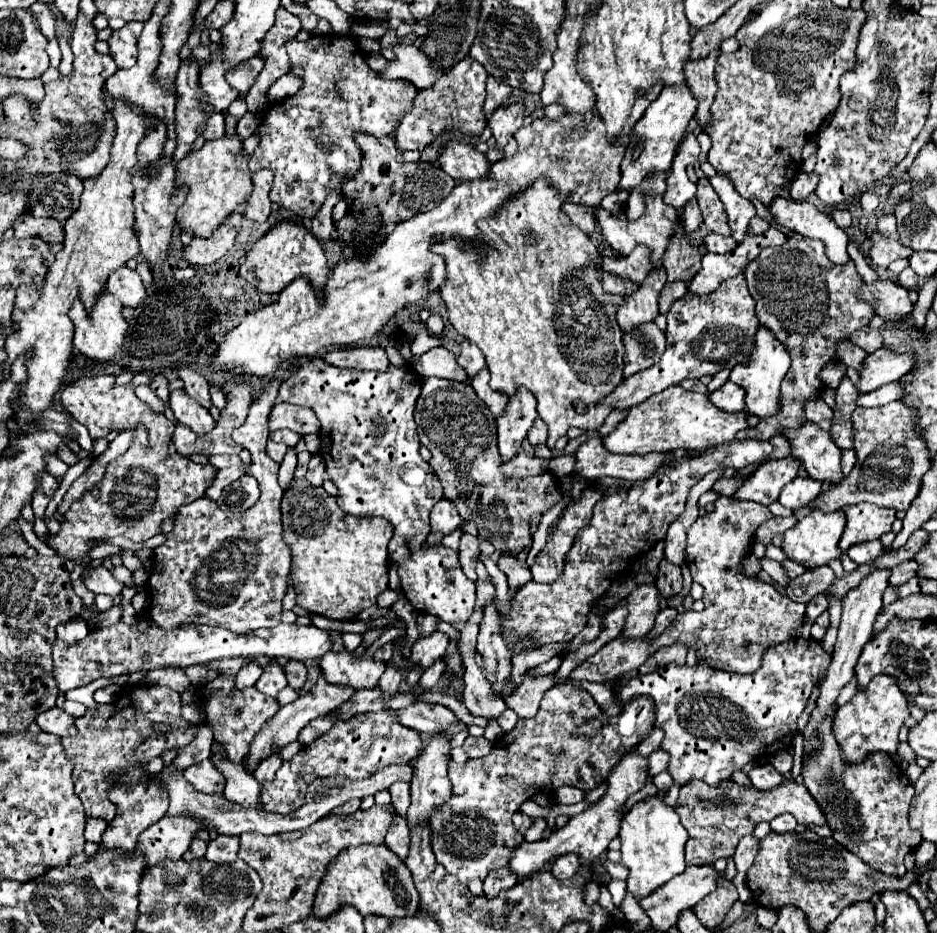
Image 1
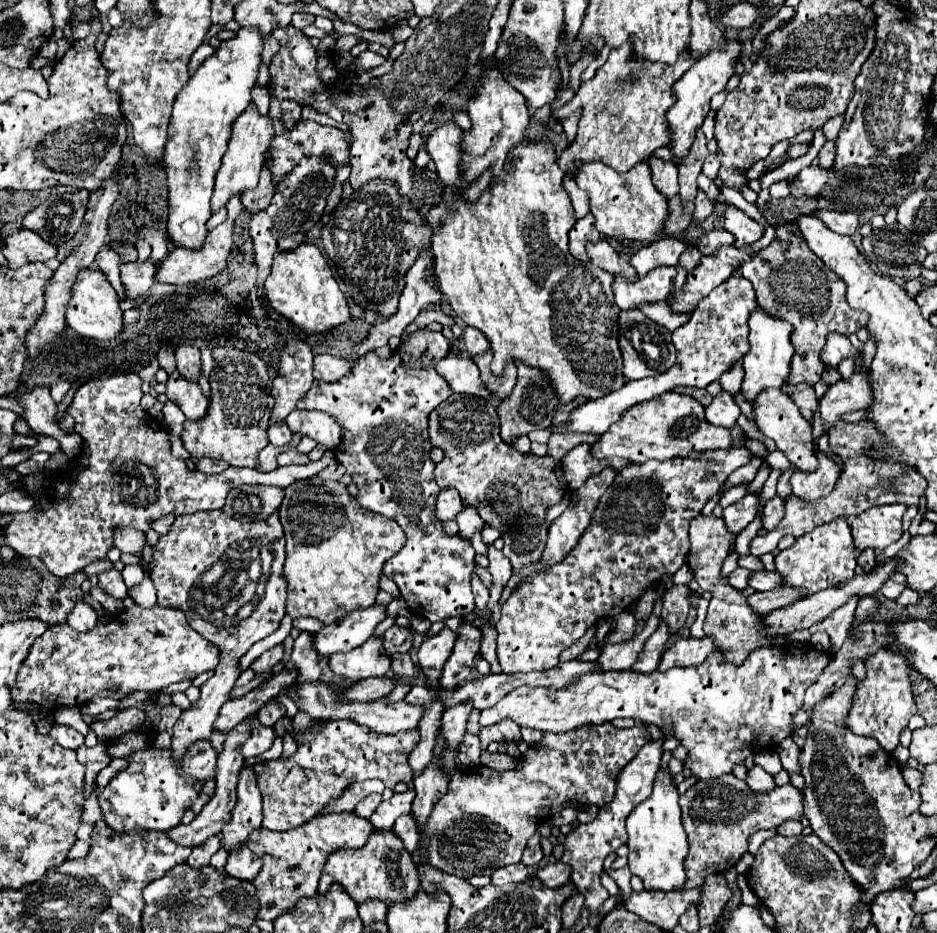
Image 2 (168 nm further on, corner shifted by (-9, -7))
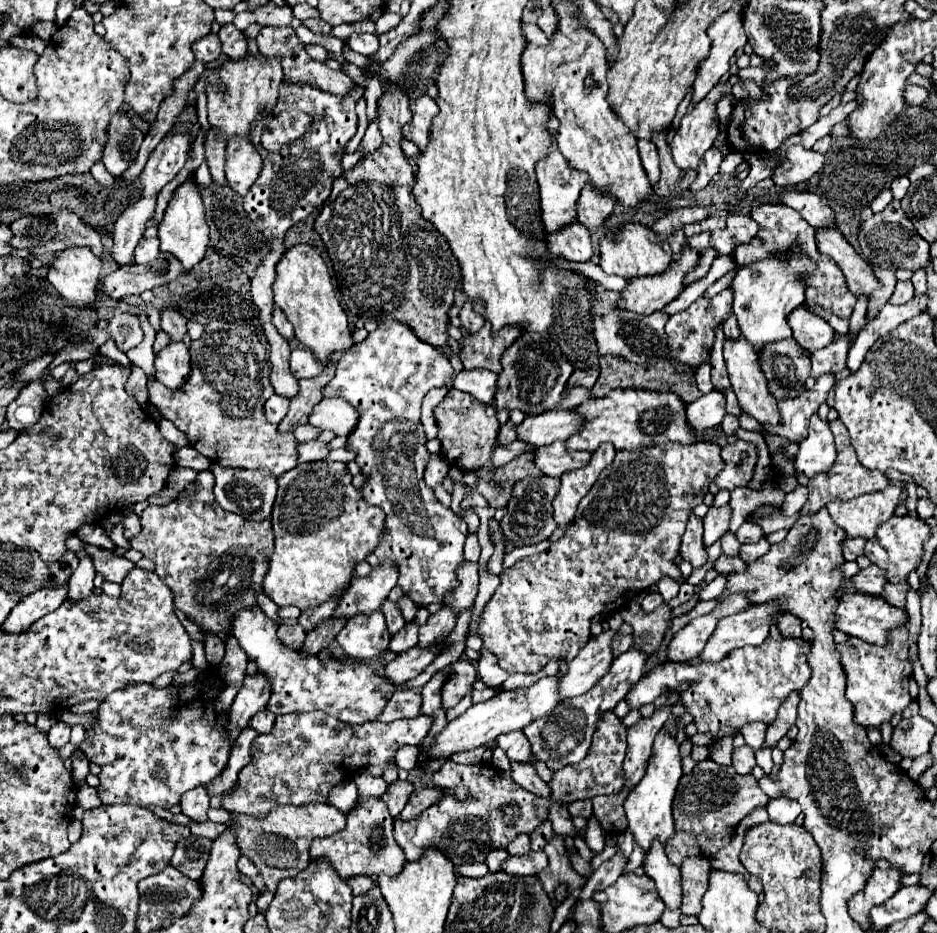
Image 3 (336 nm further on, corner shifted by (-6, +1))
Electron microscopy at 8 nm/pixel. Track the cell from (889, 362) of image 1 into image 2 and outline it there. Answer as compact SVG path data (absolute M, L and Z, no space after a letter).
M852 374L848 380L838 380L828 386L826 394L818 400L816 416L812 418L812 438L818 440L828 432L844 412L868 408L872 404L872 388L868 374Z

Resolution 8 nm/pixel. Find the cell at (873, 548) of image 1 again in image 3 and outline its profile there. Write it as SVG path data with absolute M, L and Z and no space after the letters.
M849 538L843 544L843 556L845 556L845 560L857 560L857 556L863 554L865 542L867 542L865 538Z

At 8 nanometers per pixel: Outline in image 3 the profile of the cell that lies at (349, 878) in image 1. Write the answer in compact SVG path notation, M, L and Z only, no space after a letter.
M359 798L357 808L347 816L345 832L315 840L311 844L311 860L319 858L329 860L343 880L349 880L353 876L377 878L379 874L397 876L405 868L407 858L403 848L393 838L393 822L395 822L393 816L389 816L389 810L379 798L369 798L369 800Z

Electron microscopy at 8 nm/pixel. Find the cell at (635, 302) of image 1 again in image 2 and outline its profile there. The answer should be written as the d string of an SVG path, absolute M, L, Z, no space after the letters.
M664 266L654 268L644 278L628 280L626 276L614 276L614 298L622 310L636 308L640 302L660 302L666 300L668 292L674 290L676 268Z

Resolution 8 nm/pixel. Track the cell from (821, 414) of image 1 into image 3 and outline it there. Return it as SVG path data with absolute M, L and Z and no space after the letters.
M781 340L781 344L769 344L765 352L759 352L759 364L769 380L773 396L783 402L805 390L805 380L811 372L811 360L803 354L795 340Z

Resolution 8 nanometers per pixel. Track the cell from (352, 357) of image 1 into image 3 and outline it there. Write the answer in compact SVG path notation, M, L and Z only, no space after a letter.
M295 348L291 352L291 360L289 362L291 362L291 372L293 372L293 376L297 376L297 380L313 378L313 376L319 376L323 372L321 362L307 348Z

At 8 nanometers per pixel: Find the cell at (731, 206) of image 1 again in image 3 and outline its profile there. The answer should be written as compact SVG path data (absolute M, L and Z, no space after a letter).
M735 214L727 218L727 228L719 234L713 234L713 244L717 248L719 254L729 254L733 246L749 242L759 230L759 224L751 218L751 216L743 216L743 214Z

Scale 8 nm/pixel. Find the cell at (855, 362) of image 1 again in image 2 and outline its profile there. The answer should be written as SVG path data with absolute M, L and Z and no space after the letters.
M836 332L828 334L826 346L820 352L820 360L826 362L826 364L832 364L832 366L838 366L840 360L844 360L848 356L852 356L854 360L858 360L858 356L860 356L858 348L854 348L850 344L850 340L846 336L842 336L842 334L836 334Z

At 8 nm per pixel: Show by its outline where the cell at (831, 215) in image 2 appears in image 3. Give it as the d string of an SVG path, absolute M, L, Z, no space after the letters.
M787 192L781 198L781 202L795 208L803 216L803 220L807 220L813 228L835 226L835 212L817 194L811 194L811 192Z

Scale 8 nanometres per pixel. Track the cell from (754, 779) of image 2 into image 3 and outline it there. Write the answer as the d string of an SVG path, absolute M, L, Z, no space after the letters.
M741 746L733 750L733 766L737 774L751 774L751 770L757 766L755 762L755 752L749 746Z

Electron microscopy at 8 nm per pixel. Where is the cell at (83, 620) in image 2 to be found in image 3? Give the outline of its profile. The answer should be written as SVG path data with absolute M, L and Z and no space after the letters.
M85 556L85 558L81 558L77 570L73 572L73 576L71 576L71 580L69 580L67 598L75 602L75 600L83 600L83 598L91 596L93 590L95 590L93 578L95 578L93 562L89 560L89 556Z

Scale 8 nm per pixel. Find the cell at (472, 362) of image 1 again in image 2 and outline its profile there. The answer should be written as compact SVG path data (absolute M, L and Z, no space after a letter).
M466 326L466 328L464 328L462 340L464 340L466 352L468 352L470 358L472 358L472 356L478 356L478 354L482 354L482 352L486 352L486 350L490 348L486 336L484 336L480 330L472 328L472 326Z

